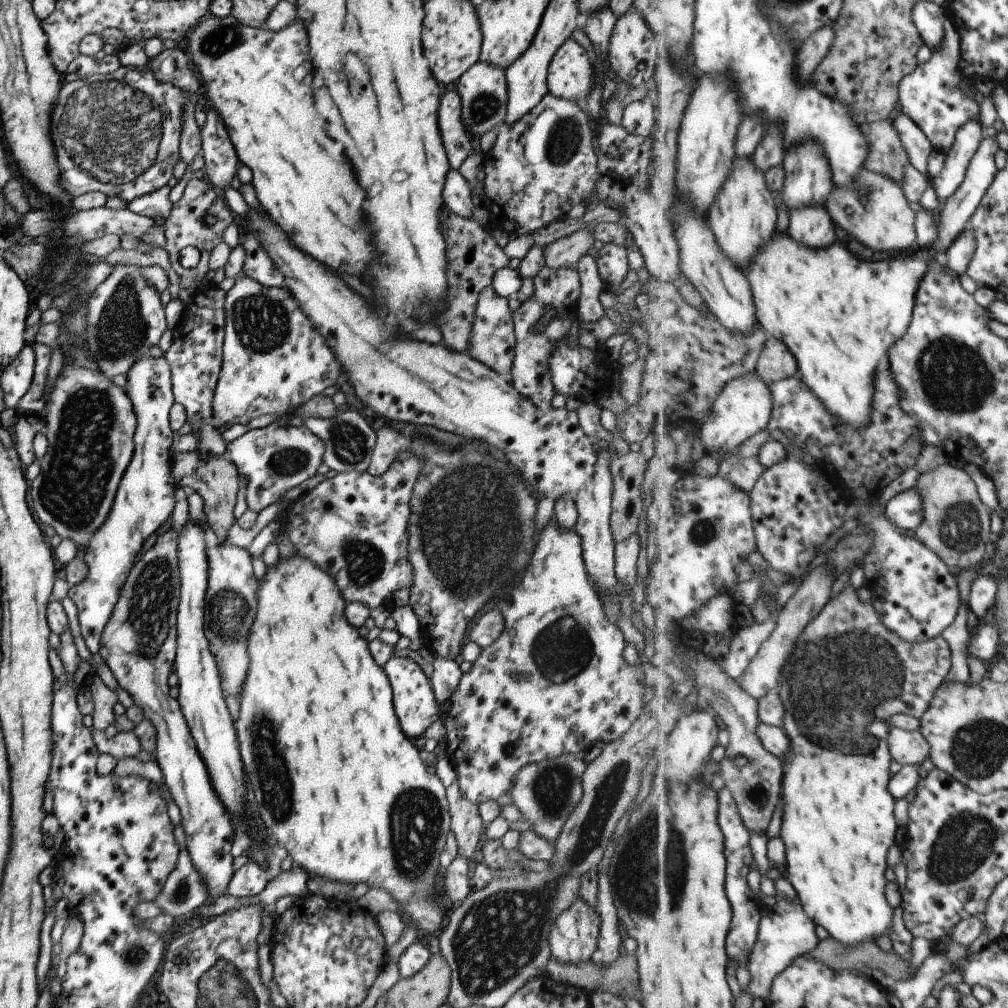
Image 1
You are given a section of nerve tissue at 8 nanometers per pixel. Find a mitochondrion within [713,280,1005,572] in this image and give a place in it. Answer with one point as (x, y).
(952, 377)

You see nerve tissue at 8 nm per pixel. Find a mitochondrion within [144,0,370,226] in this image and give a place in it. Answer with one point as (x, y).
(222, 41)

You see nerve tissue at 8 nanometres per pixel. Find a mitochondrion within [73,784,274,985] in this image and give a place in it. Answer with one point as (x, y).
(136, 953)

